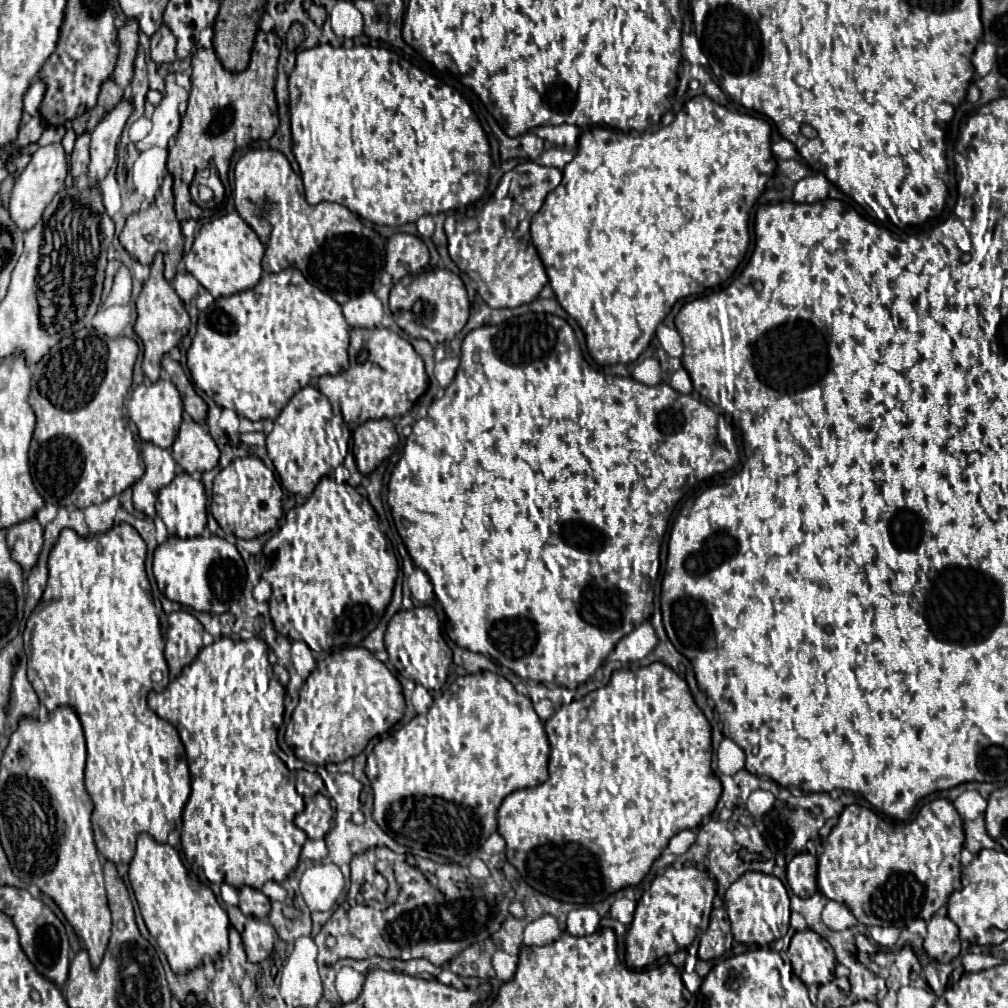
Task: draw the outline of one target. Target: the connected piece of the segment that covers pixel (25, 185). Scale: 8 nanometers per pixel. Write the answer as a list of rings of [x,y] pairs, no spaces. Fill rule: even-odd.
[[[49,144],[35,150],[29,166],[17,178],[11,192],[9,214],[13,216],[13,222],[17,224],[17,228],[27,232],[29,228],[33,228],[33,224],[41,220],[45,208],[49,206],[49,200],[53,200],[53,196],[63,188],[65,176],[67,176],[67,160],[65,160],[65,152],[61,144]]]

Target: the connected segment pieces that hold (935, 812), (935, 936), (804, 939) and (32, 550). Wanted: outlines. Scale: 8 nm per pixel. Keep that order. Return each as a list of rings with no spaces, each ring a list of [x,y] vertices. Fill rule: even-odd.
[[[937,798],[925,804],[917,818],[911,822],[887,822],[873,810],[857,804],[845,806],[839,816],[839,828],[835,826],[825,842],[825,850],[819,856],[817,886],[819,892],[831,900],[845,904],[851,914],[865,926],[895,926],[905,928],[911,920],[929,920],[941,906],[947,904],[951,892],[961,888],[961,862],[959,854],[963,848],[963,820],[955,806]]]
[[[935,914],[927,922],[927,936],[925,936],[925,950],[931,958],[937,962],[945,964],[957,958],[961,952],[961,942],[959,939],[959,928],[957,924],[947,918]]]
[[[813,930],[795,932],[786,951],[781,951],[783,961],[790,964],[796,976],[808,987],[827,984],[835,978],[835,954],[831,944]]]
[[[33,518],[33,520],[21,522],[21,524],[15,524],[13,528],[9,528],[7,546],[11,550],[11,558],[25,572],[35,568],[41,548],[43,548],[43,530],[41,530],[39,522]]]

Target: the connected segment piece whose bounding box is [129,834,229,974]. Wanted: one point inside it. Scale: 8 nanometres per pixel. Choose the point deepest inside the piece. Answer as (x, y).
(190, 927)

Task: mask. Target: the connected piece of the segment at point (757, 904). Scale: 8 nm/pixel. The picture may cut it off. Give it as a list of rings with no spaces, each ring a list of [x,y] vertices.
[[[745,872],[725,892],[725,910],[735,941],[741,944],[771,944],[789,930],[789,893],[783,882],[763,872]]]

